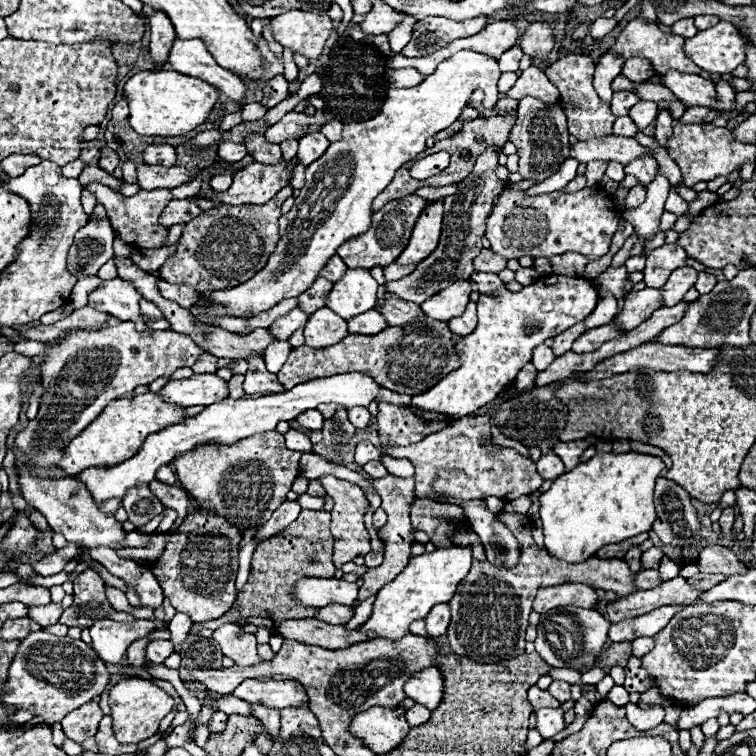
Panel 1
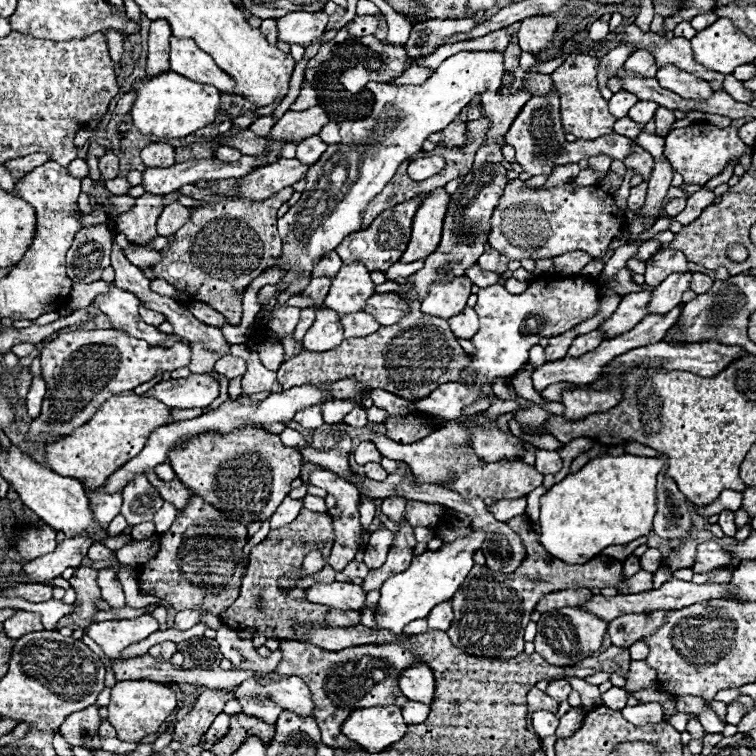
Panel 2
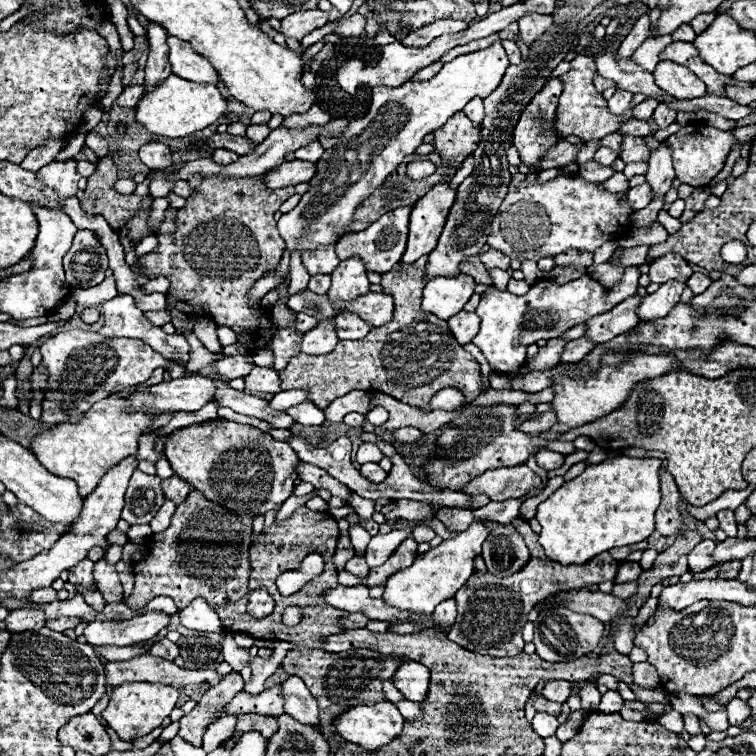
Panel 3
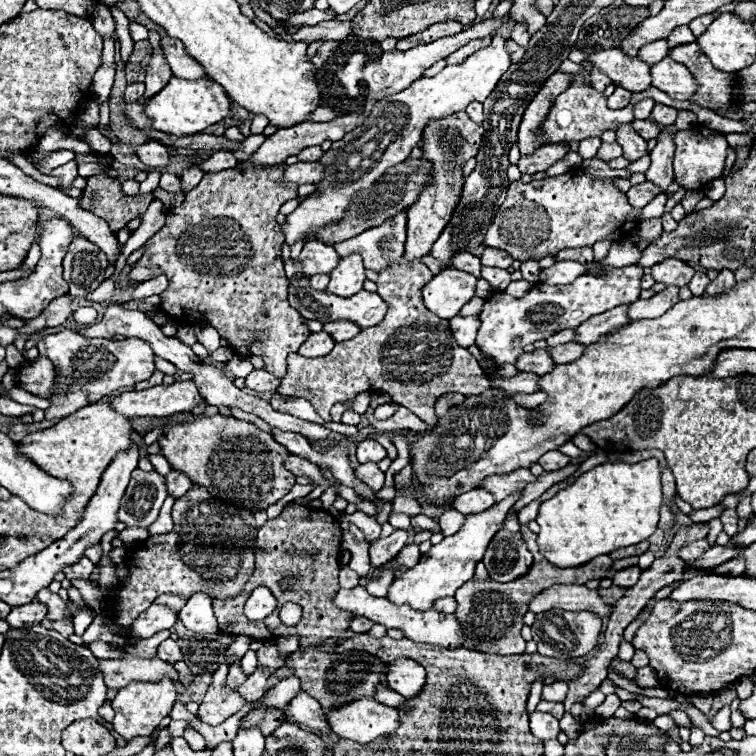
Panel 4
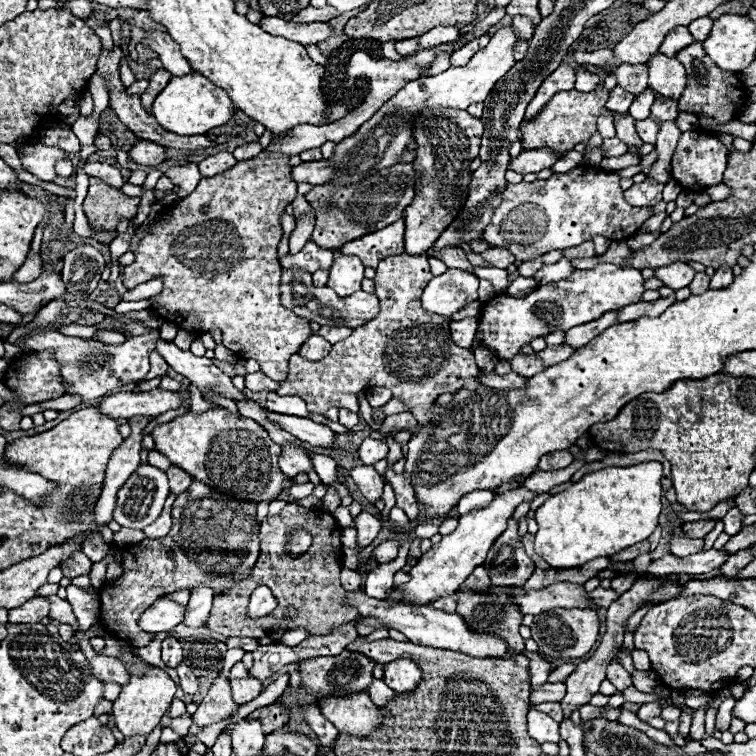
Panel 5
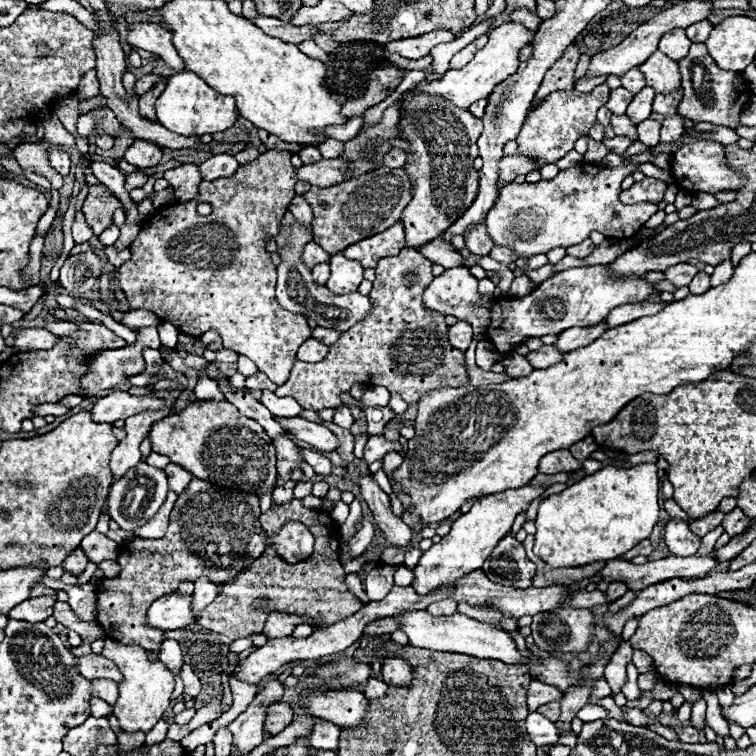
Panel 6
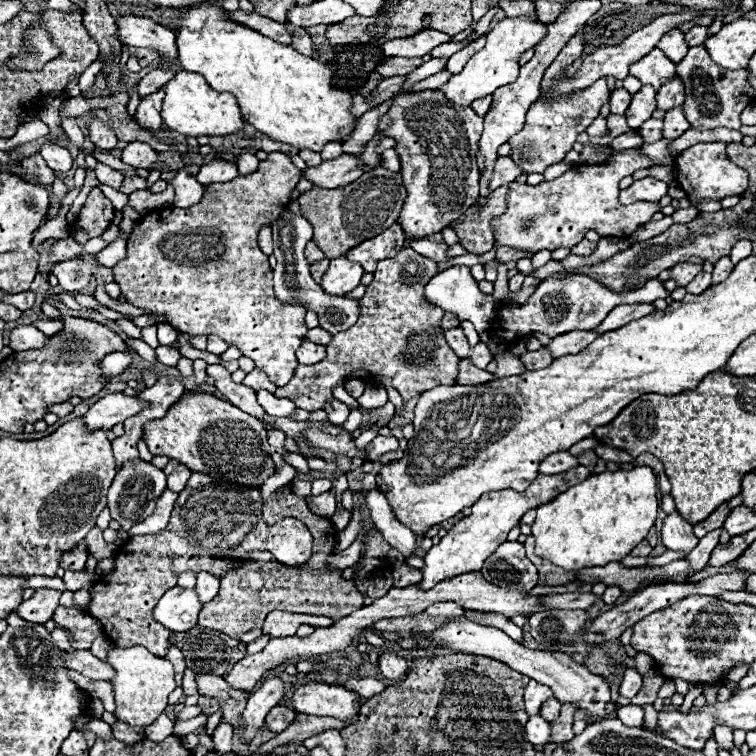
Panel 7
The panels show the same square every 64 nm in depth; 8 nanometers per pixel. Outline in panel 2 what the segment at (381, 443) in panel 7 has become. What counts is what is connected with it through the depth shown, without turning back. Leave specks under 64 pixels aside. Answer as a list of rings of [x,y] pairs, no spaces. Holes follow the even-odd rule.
[[[362,442],[356,452],[354,452],[354,458],[358,464],[368,464],[368,462],[380,462],[382,454],[376,450],[376,446],[372,442]]]

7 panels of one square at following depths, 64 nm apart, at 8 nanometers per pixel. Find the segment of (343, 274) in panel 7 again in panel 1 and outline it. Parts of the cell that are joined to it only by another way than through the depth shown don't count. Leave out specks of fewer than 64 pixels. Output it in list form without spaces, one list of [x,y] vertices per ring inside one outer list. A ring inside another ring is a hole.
[[[348,268],[344,272],[344,278],[340,278],[340,282],[334,282],[326,306],[348,320],[374,308],[376,290],[378,282],[370,276],[368,270]]]

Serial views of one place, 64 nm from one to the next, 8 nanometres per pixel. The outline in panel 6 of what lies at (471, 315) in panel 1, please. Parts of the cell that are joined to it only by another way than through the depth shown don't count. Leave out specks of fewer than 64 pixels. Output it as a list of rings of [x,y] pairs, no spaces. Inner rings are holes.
[[[458,322],[456,326],[450,326],[448,328],[448,340],[458,350],[466,352],[470,342],[472,342],[472,326],[468,322]]]

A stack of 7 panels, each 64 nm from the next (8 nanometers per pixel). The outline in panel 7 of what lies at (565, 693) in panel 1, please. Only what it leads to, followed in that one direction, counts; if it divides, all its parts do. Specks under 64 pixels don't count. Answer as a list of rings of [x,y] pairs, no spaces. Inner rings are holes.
[[[530,680],[528,686],[524,688],[524,706],[528,716],[536,716],[540,712],[540,706],[552,698],[552,690],[544,684],[538,684],[536,680]]]

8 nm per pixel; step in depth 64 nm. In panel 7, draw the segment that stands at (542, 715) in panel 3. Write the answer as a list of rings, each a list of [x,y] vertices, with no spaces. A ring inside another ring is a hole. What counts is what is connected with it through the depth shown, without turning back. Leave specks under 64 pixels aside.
[[[532,716],[526,724],[526,736],[532,744],[546,744],[550,738],[550,722],[540,716]]]

